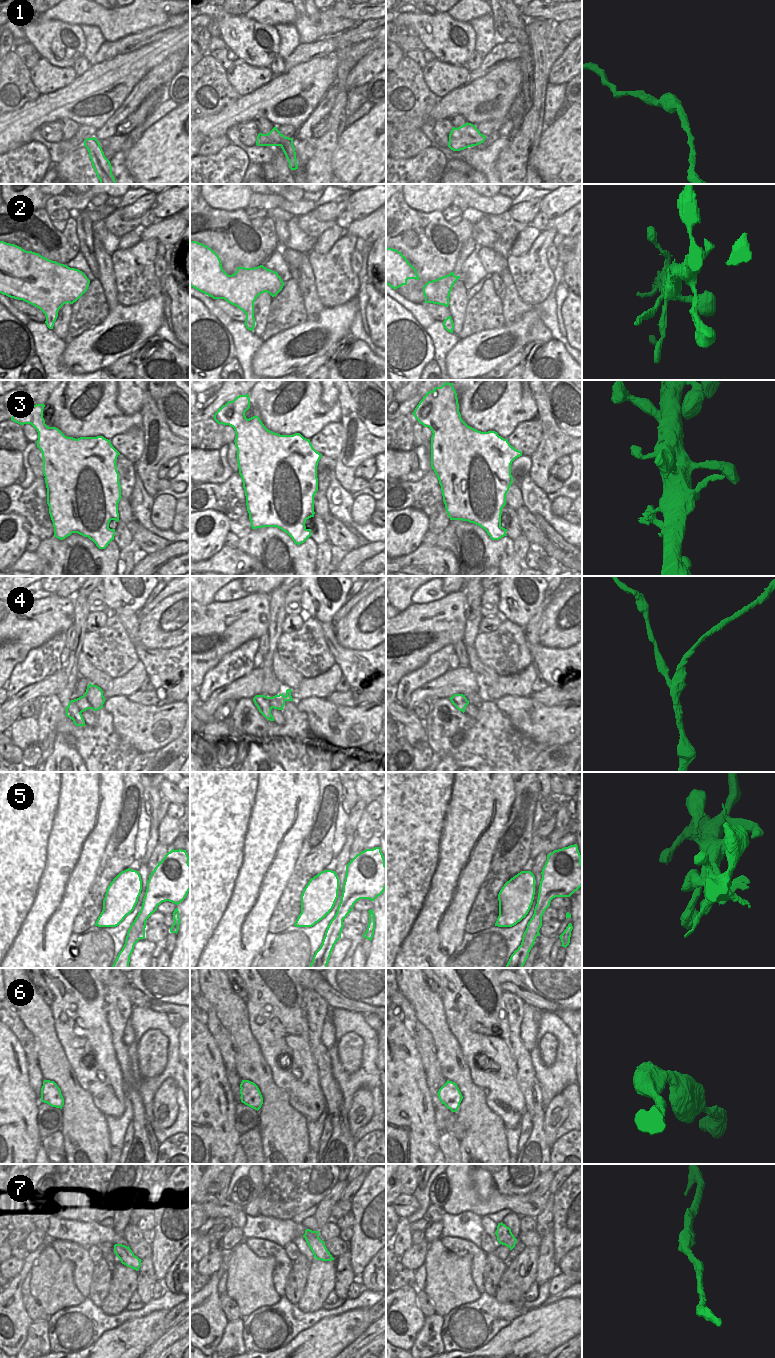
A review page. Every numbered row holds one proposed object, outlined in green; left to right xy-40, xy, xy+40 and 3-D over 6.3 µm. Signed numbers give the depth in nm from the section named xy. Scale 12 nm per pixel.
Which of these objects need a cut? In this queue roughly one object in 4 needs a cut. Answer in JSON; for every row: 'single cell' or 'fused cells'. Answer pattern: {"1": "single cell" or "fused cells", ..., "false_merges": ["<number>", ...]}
{"1": "single cell", "2": "single cell", "3": "single cell", "4": "fused cells", "5": "single cell", "6": "single cell", "7": "single cell", "false_merges": ["4"]}

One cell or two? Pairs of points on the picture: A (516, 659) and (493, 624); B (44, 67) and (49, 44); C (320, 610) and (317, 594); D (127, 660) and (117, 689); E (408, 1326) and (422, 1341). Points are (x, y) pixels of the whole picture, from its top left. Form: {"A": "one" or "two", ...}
{"A": "two", "B": "two", "C": "one", "D": "two", "E": "two"}

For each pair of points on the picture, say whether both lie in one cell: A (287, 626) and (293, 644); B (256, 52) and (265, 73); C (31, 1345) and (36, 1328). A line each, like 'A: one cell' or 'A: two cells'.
A: two cells
B: two cells
C: one cell

